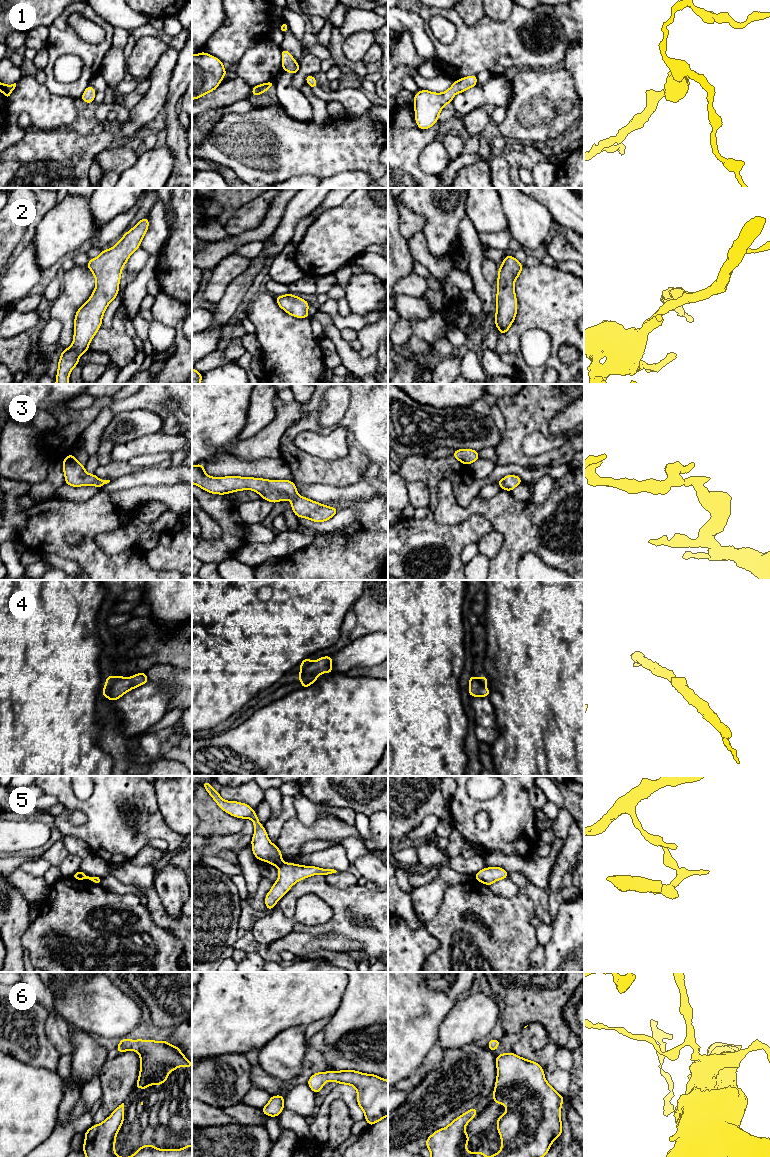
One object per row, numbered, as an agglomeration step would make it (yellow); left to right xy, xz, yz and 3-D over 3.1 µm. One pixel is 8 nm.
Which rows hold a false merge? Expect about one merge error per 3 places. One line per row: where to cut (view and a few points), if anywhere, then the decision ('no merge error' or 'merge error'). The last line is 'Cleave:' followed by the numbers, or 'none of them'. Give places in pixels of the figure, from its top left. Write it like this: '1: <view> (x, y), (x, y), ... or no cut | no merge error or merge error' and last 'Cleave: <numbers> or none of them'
1: no cut | no merge error
2: no cut | no merge error
3: no cut | no merge error
4: no cut | no merge error
5: xz (282, 862), (278, 866) | merge error
6: no cut | no merge error
Cleave: 5

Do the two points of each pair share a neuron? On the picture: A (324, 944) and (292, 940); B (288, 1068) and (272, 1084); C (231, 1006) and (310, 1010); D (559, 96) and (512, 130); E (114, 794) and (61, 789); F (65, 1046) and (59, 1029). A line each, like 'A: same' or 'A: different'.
A: same
B: different
C: same
D: same
E: same
F: same

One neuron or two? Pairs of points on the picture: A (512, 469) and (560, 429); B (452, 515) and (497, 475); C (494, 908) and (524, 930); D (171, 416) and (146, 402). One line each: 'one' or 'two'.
A: two
B: two
C: one
D: one

